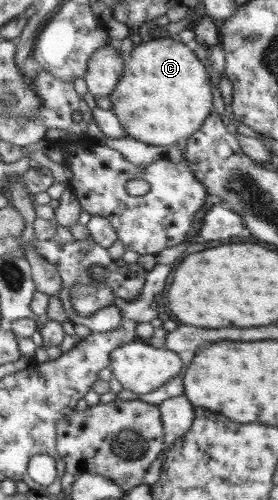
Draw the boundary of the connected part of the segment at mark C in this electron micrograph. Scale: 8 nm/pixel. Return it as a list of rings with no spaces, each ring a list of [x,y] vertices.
[[[146,38],[134,46],[131,59],[124,63],[123,76],[119,78],[113,93],[111,111],[117,115],[128,136],[137,141],[154,146],[174,146],[185,141],[201,127],[203,121],[214,112],[211,81],[204,63],[193,53],[192,46],[179,39]]]

